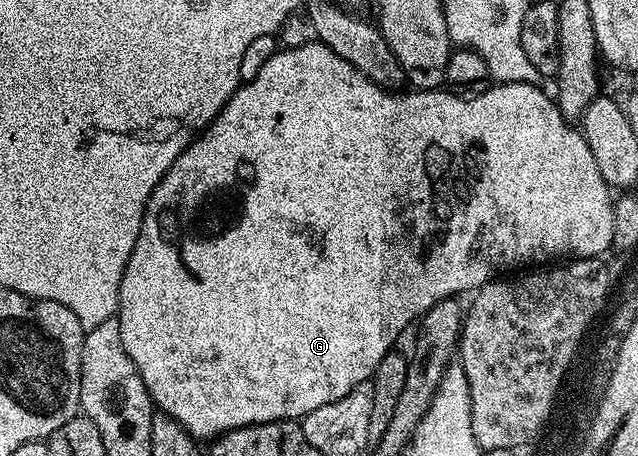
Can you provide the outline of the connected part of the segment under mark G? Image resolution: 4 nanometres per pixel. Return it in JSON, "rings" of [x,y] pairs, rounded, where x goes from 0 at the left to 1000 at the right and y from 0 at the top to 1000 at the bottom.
{"rings":[[[484,86],[480,99],[466,99],[461,107],[440,107],[436,116],[425,118],[404,147],[403,162],[389,178],[390,171],[371,189],[362,217],[343,243],[340,259],[328,272],[328,281],[303,303],[303,311],[281,338],[274,357],[268,357],[262,384],[255,384],[255,393],[243,410],[227,456],[218,524],[212,524],[212,542],[205,550],[205,568],[199,568],[199,586],[193,594],[193,612],[187,629],[187,673],[182,697],[187,708],[187,730],[193,735],[193,761],[199,768],[199,779],[205,779],[205,796],[212,796],[227,842],[227,855],[234,862],[234,873],[240,879],[241,890],[268,919],[274,919],[301,958],[339,963],[350,950],[359,950],[365,941],[379,941],[389,932],[411,932],[420,923],[456,923],[480,914],[483,906],[494,901],[494,893],[506,893],[506,884],[525,884],[525,875],[538,875],[538,866],[544,866],[544,857],[563,849],[563,840],[580,833],[588,805],[594,805],[594,787],[600,787],[600,779],[611,774],[621,759],[616,754],[627,743],[629,728],[641,711],[643,719],[682,664],[723,647],[716,643],[732,640],[730,645],[734,645],[737,638],[746,638],[763,618],[774,614],[781,594],[804,594],[809,592],[804,590],[809,581],[823,579],[823,586],[835,586],[843,577],[873,577],[881,568],[940,566],[948,559],[942,555],[962,544],[961,443],[964,432],[958,421],[958,410],[948,399],[945,384],[939,384],[933,340],[926,340],[926,322],[920,322],[915,292],[903,272],[893,270],[882,254],[871,219],[862,206],[859,213],[848,186],[774,182],[749,213],[719,213],[715,204],[705,204],[691,191],[641,200],[647,204],[611,200],[597,195],[586,178],[575,173],[575,164],[569,164],[556,145],[544,138],[544,129],[525,121],[525,112],[519,112],[519,103],[513,103],[505,90],[495,86]]]}

